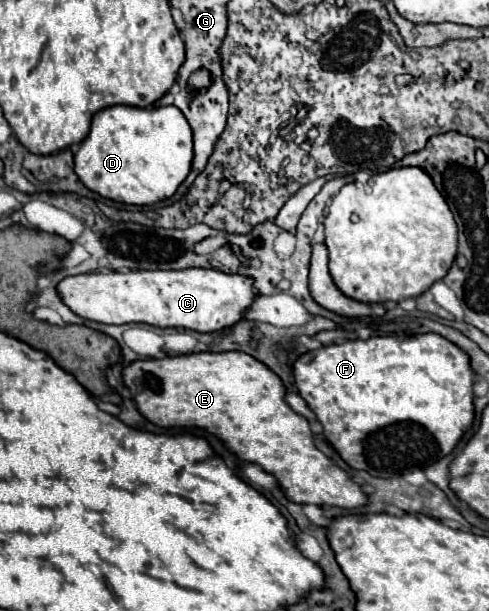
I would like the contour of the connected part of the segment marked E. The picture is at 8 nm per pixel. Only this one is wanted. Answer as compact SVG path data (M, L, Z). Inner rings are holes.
M243 351L227 353L193 353L177 355L165 359L143 359L131 363L123 371L125 385L135 393L137 409L157 427L199 427L217 437L221 437L237 457L249 463L261 465L267 473L275 475L287 499L295 503L313 503L313 505L333 505L341 509L355 509L367 503L367 493L341 469L337 467L323 451L317 449L309 421L297 415L285 403L285 385L283 381L261 361L249 357Z

